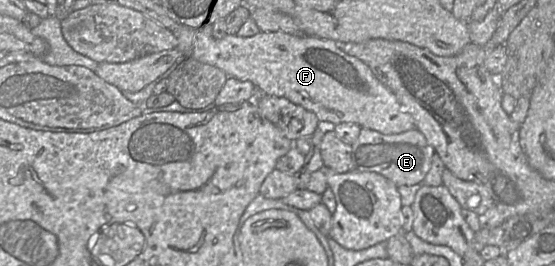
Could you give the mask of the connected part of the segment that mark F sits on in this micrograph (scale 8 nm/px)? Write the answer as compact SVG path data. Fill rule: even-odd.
M215 24L198 27L176 25L172 32L177 39L178 60L193 60L215 66L240 81L250 81L263 94L284 97L313 112L325 126L356 123L362 128L382 134L399 134L415 129L413 117L406 112L395 94L381 83L367 64L344 52L332 39L310 35L291 35L284 32L261 32L253 37L230 35Z

